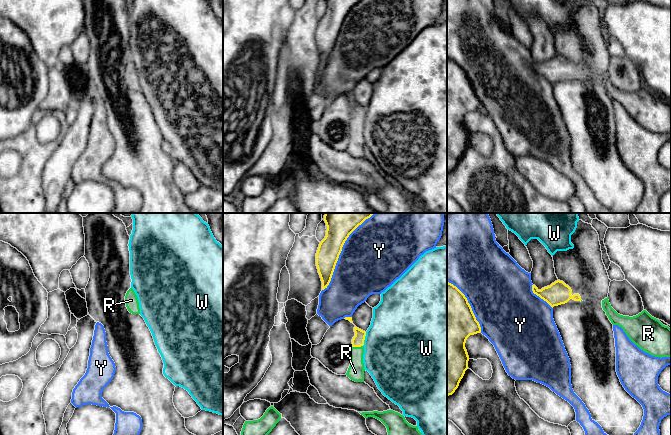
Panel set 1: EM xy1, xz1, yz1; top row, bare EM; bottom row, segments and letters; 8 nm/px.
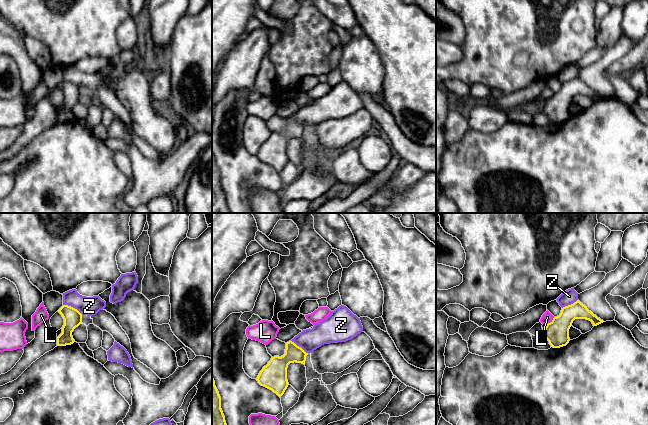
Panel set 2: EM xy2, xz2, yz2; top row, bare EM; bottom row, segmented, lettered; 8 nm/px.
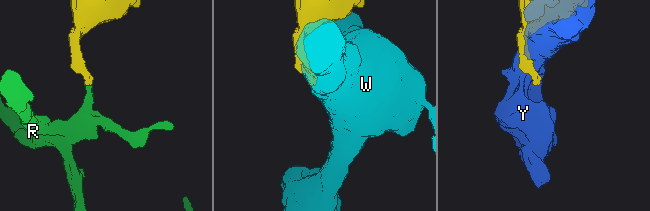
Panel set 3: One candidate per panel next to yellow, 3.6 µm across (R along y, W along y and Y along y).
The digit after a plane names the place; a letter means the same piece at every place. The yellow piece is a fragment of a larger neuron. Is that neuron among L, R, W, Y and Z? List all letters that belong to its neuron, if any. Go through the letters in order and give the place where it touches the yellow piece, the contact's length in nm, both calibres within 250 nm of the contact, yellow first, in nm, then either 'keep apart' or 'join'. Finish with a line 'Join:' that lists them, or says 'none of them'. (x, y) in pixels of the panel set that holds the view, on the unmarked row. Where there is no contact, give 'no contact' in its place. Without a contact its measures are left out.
L: yz2 (550, 98) | 90 nm | 190/90 nm | keep apart
R: xz1 (357, 122) | 90 nm | 100/130 nm | join
W: xz1 (364, 115) | 120 nm | 100/500 nm | keep apart
Y: xz1 (338, 33) | 600 nm | 180/480 nm | keep apart
Z: xy2 (72, 83) | 180 nm | 150/150 nm | keep apart
Join: R

